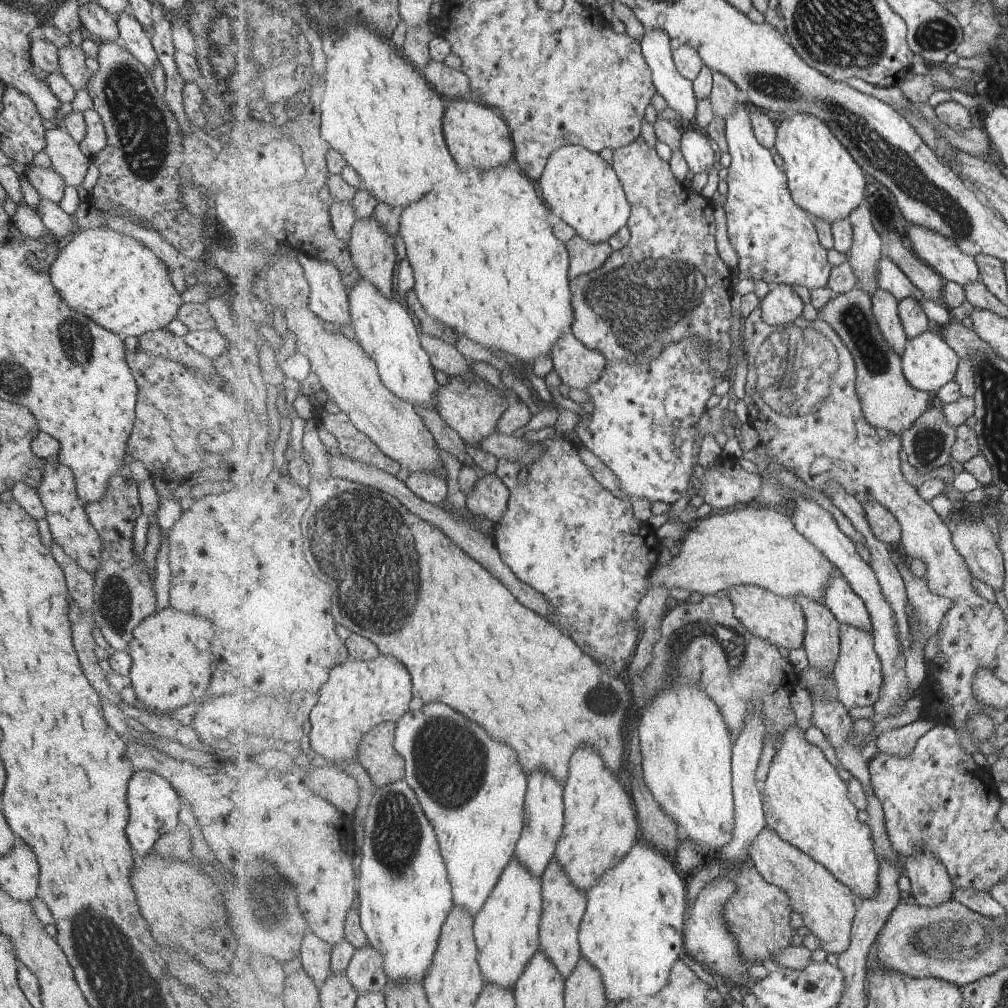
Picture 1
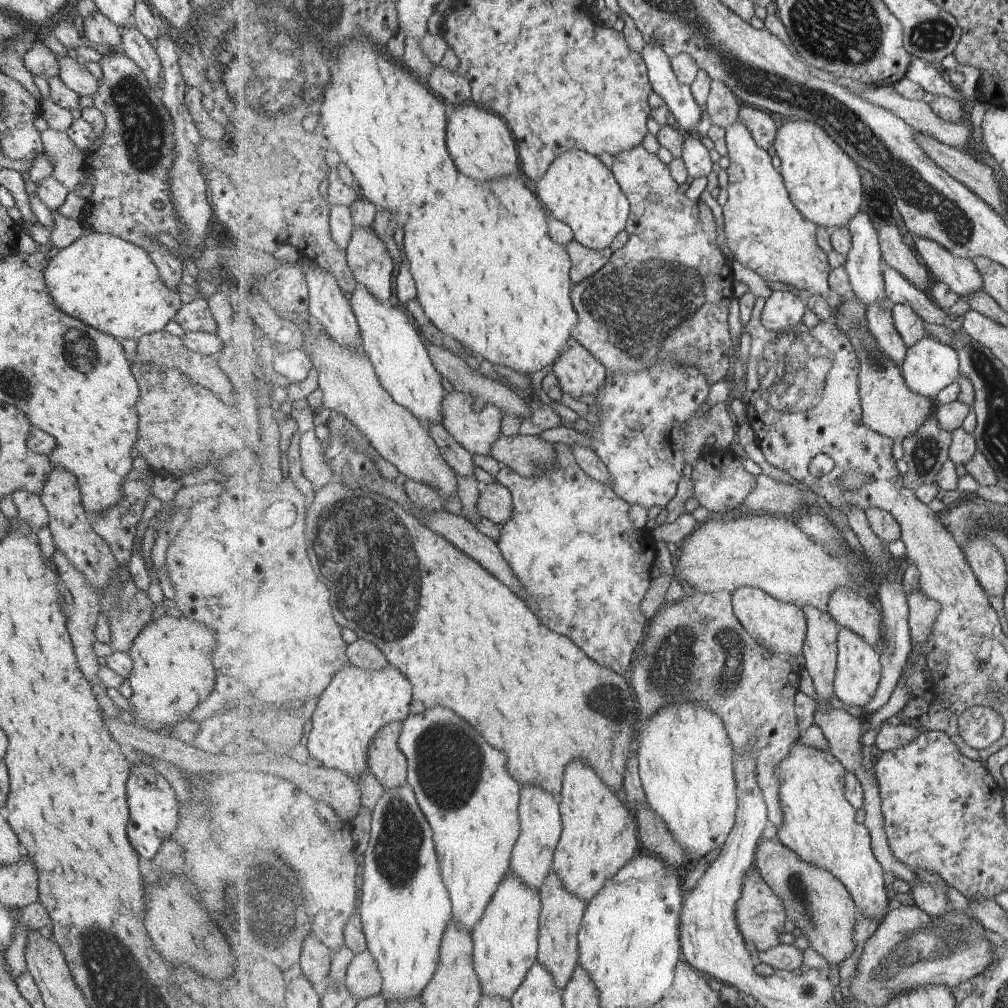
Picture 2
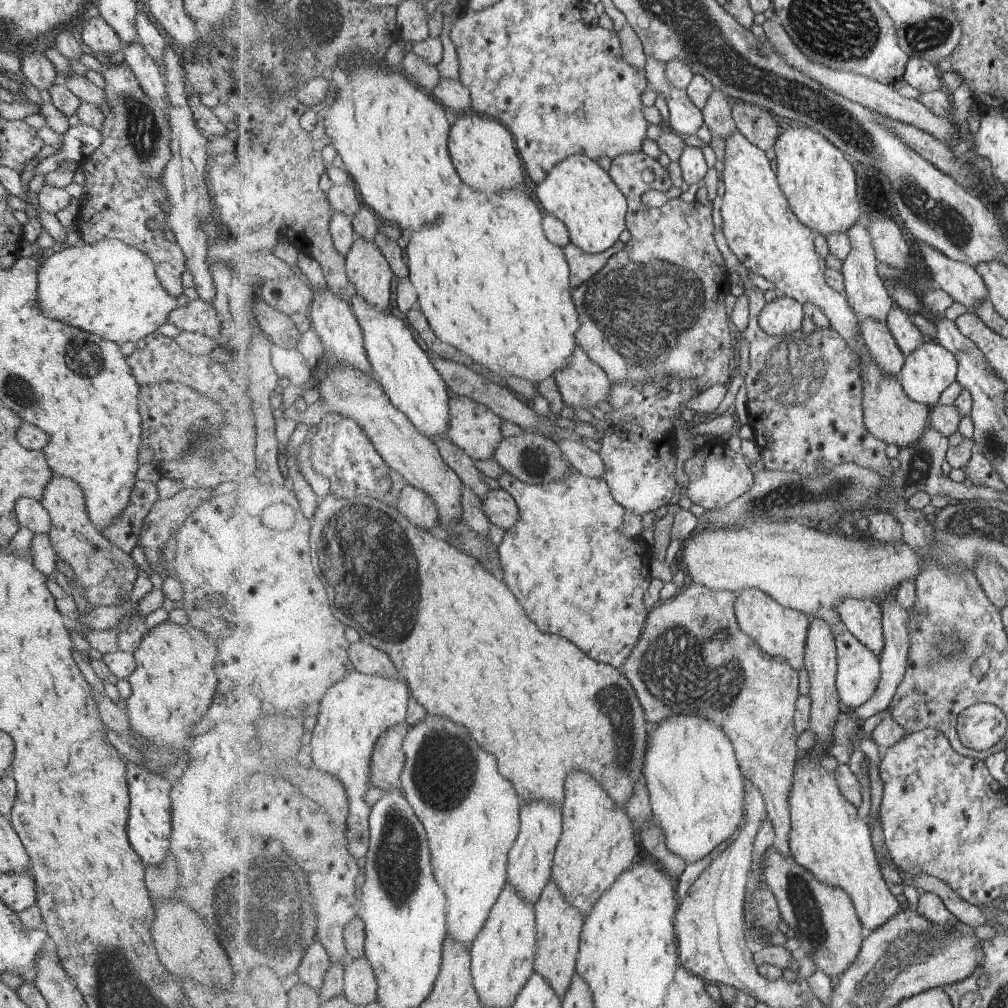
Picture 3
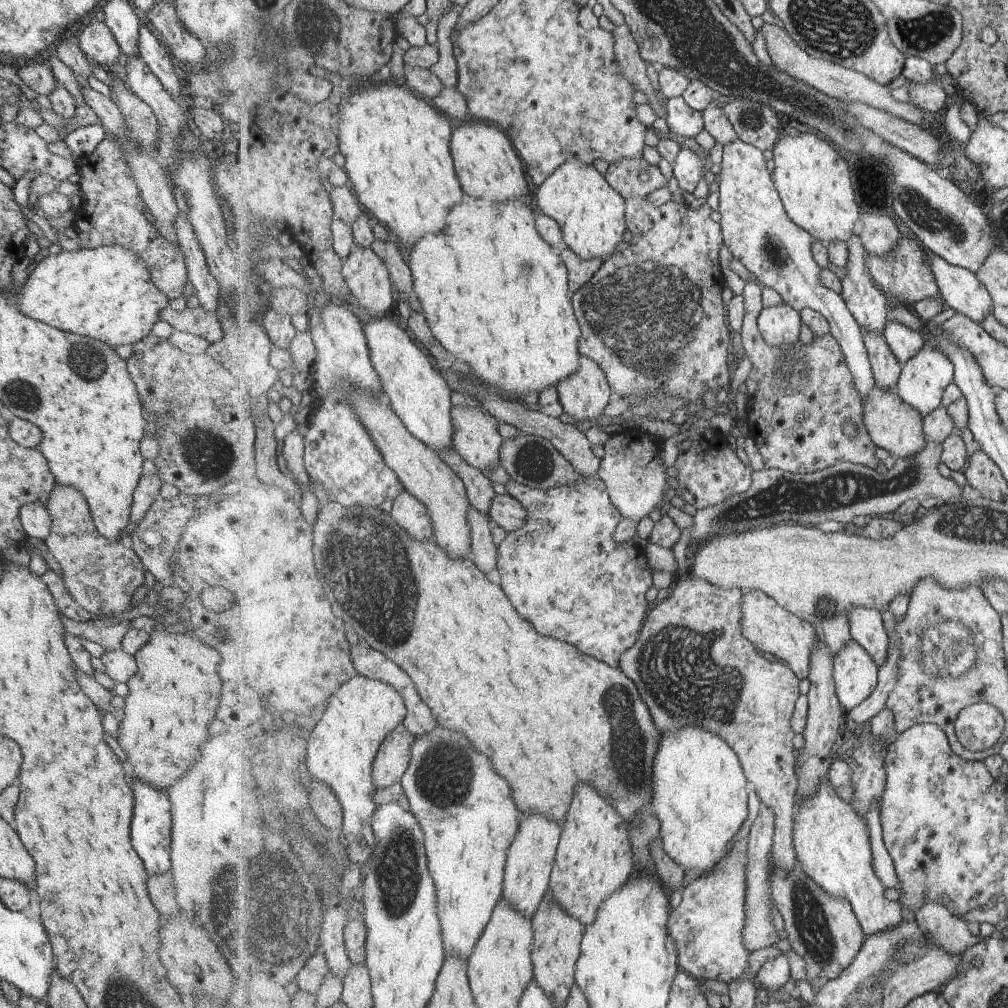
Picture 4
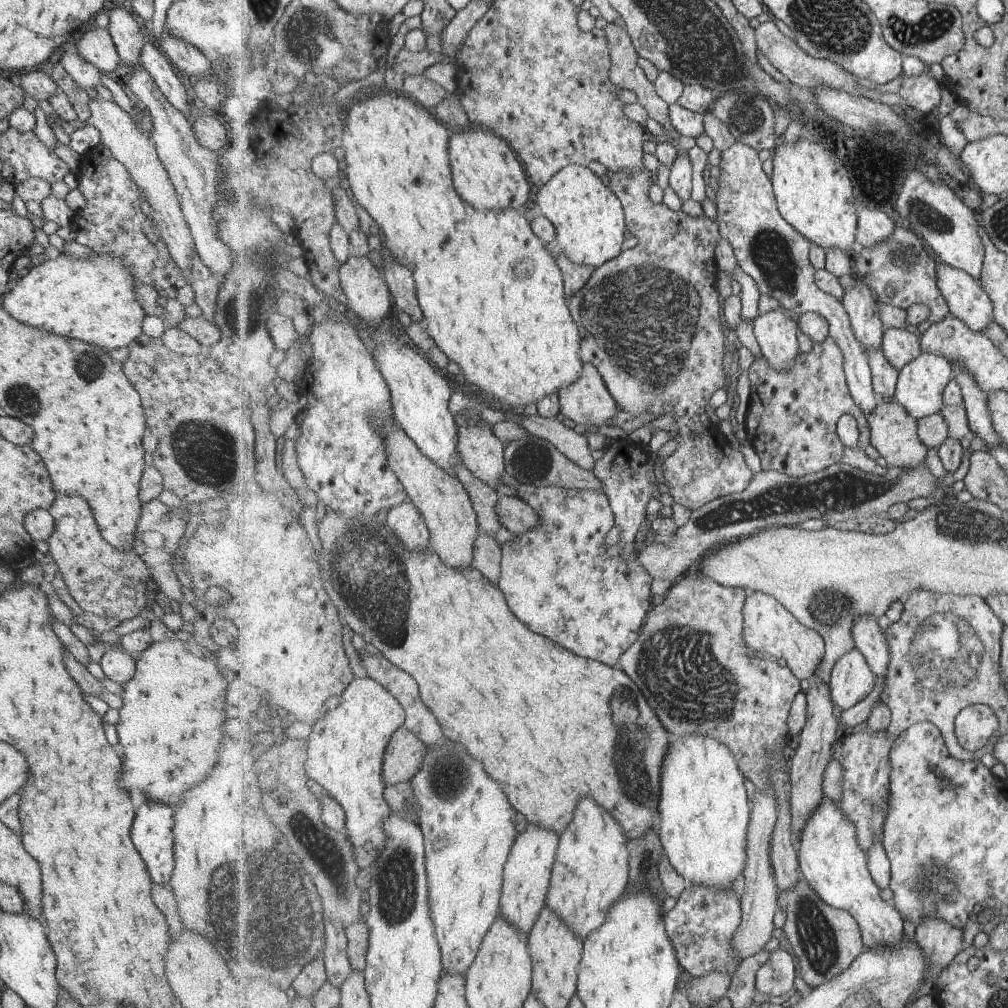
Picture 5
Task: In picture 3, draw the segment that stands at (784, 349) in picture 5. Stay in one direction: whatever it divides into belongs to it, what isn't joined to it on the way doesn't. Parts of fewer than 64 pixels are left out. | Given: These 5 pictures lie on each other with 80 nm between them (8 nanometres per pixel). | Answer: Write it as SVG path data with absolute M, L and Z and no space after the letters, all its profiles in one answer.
M779 294L761 311L760 325L770 335L785 338L801 331L805 317L804 304L790 296Z

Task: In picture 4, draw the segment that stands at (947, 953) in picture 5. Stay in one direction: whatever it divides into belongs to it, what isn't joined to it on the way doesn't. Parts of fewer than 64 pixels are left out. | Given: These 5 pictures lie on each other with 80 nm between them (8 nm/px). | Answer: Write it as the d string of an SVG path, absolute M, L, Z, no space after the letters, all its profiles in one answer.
M927 901L915 915L919 926L930 932L949 952L961 955L981 941L971 934L966 921L939 901Z

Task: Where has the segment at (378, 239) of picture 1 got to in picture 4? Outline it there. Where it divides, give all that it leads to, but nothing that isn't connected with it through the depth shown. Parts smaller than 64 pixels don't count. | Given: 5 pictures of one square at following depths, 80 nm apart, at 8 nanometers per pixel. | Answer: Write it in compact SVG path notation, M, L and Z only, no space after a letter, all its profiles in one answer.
M355 245L342 267L358 307L367 315L386 315L395 305L393 283L384 260L372 249Z

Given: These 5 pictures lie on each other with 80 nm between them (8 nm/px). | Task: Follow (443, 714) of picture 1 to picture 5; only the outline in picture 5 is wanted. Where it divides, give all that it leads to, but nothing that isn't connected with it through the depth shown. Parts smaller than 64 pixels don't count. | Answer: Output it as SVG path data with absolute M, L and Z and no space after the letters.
M446 737L446 745L428 747L420 771L410 781L412 792L420 807L419 825L424 833L426 844L426 867L429 870L430 909L435 920L436 933L440 940L444 968L452 973L467 974L481 943L492 924L499 916L504 868L509 853L518 837L515 816L518 810L511 804L508 794L487 772L485 766L475 760L463 744Z

